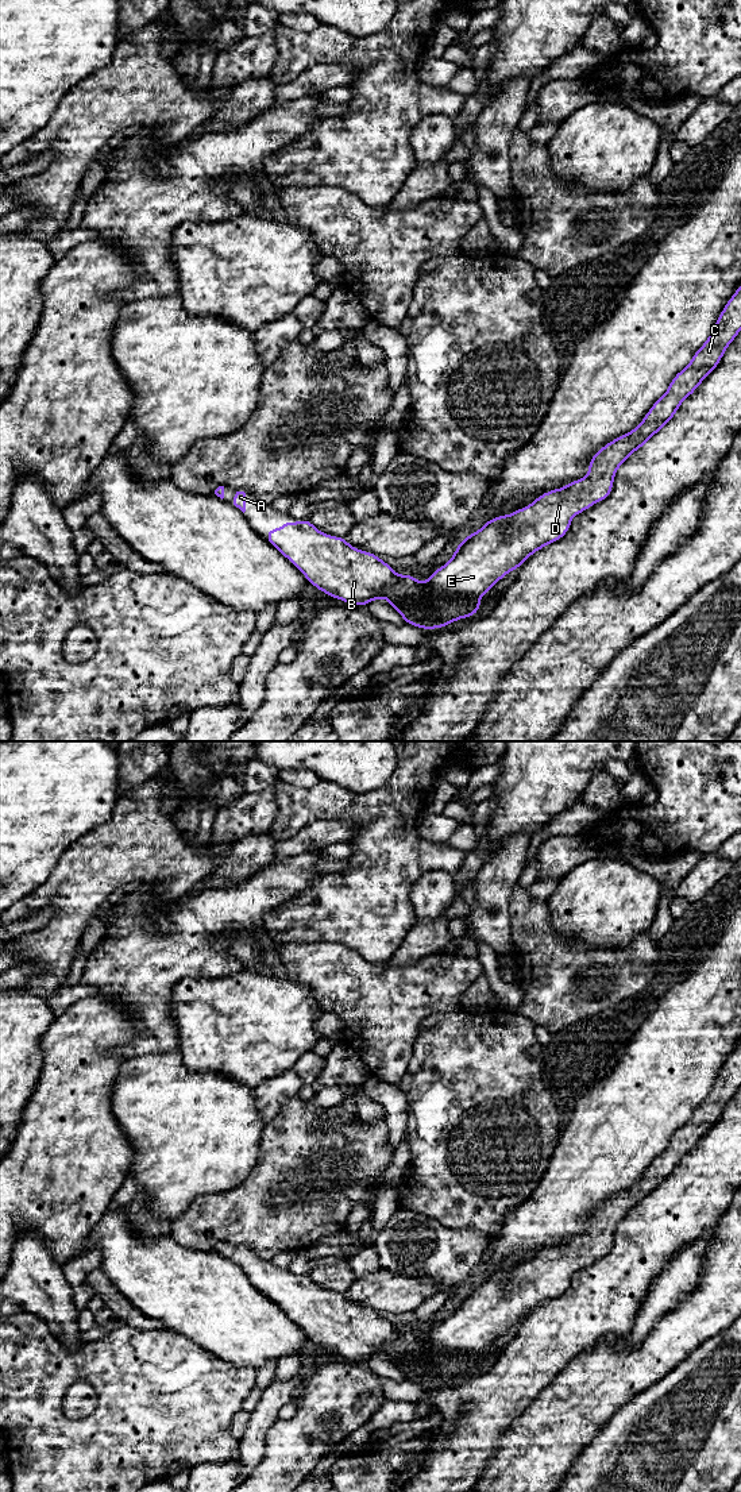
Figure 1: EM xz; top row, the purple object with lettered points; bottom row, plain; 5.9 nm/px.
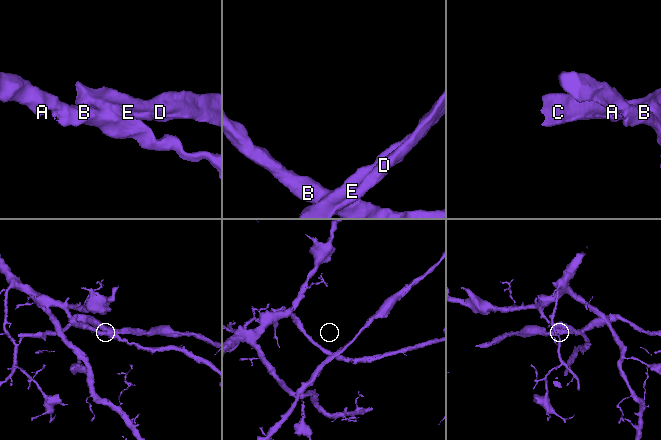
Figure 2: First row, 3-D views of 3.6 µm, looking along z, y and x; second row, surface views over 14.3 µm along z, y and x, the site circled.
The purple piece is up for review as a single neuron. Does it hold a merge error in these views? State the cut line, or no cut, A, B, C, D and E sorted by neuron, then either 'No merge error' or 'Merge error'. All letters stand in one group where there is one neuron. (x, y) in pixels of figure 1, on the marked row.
Split along xz (479, 597), (433, 598), (427, 608), (428, 627). Groups: A B / C D E. Merge error

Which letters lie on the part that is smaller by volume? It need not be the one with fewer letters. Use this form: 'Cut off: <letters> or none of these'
Cut off: C, D, E

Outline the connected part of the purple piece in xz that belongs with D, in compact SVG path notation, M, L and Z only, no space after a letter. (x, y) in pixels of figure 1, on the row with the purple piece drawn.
M741 285L723 307L707 340L696 350L691 362L672 378L667 392L651 406L642 421L634 429L598 450L588 463L588 473L584 478L572 481L560 489L543 493L530 505L510 514L486 520L486 524L479 531L466 536L463 541L455 547L454 556L424 581L427 595L413 605L413 612L418 617L404 617L405 624L421 629L431 629L427 618L427 608L432 600L440 597L481 598L507 572L518 570L536 551L560 540L570 531L571 520L576 514L610 496L618 467L674 419L682 402L715 370L726 348L740 331Z

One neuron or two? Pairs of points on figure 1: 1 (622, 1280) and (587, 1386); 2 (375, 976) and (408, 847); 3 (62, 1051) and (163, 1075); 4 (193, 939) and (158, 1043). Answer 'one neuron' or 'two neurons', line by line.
1: two neurons
2: two neurons
3: two neurons
4: one neuron

